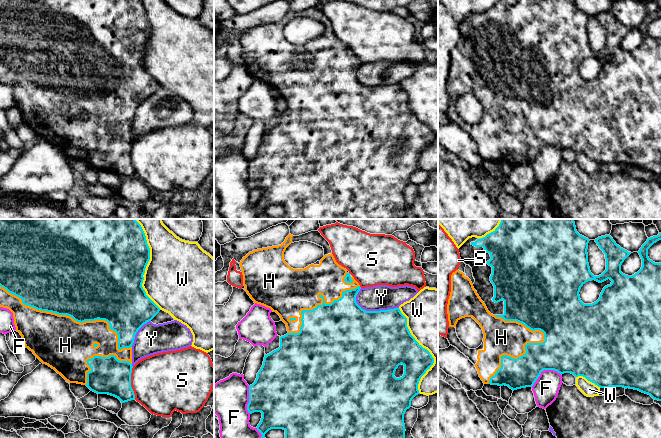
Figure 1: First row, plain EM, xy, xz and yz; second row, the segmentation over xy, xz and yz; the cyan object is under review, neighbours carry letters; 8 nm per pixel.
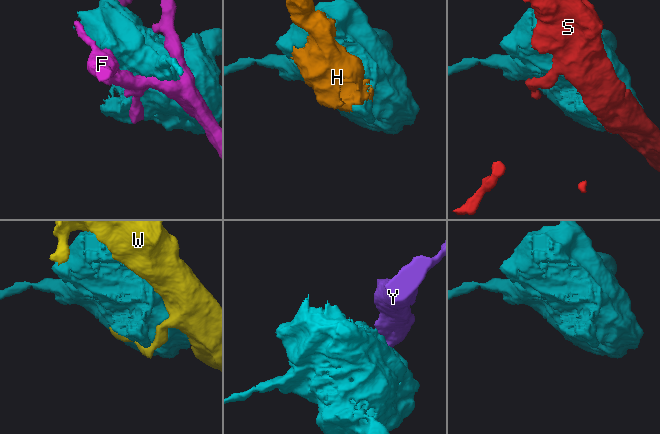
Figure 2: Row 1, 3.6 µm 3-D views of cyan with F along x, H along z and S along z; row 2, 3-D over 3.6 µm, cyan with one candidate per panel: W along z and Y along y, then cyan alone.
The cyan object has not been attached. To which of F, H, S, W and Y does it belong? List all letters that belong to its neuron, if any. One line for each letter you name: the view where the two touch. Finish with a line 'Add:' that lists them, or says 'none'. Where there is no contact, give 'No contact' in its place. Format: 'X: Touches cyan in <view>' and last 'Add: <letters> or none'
H: Touches cyan in xy
Add: H

